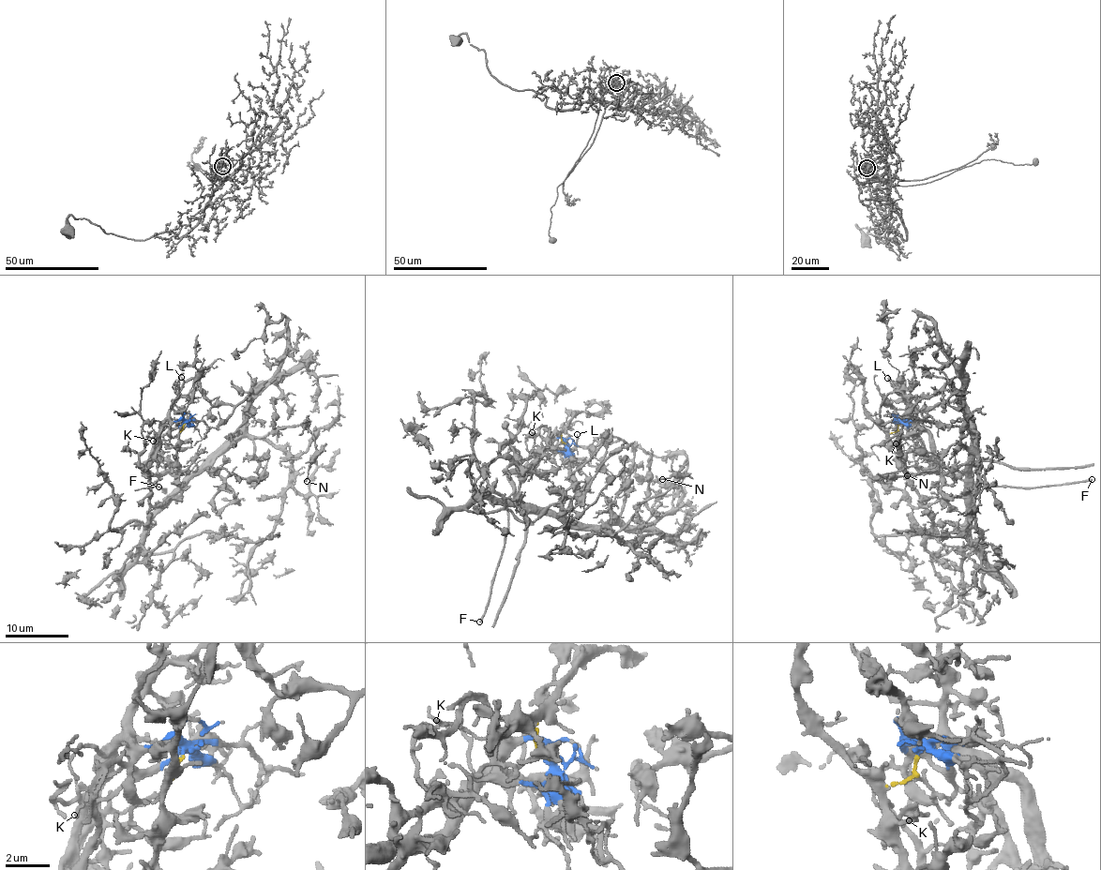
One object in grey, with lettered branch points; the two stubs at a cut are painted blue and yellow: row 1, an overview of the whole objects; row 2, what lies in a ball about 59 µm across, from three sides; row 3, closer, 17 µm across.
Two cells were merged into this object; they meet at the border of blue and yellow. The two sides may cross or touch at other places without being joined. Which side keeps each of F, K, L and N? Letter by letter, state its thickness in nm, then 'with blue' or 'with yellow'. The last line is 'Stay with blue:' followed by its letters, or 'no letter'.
F: 260 nm | with blue
K: 110 nm | with blue
L: 100 nm | with blue
N: 140 nm | with yellow
Stay with blue: F, K, L

